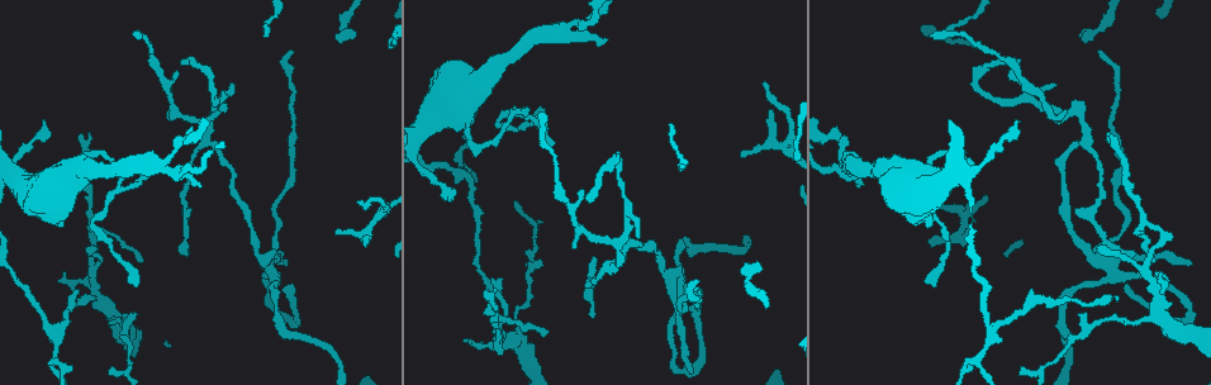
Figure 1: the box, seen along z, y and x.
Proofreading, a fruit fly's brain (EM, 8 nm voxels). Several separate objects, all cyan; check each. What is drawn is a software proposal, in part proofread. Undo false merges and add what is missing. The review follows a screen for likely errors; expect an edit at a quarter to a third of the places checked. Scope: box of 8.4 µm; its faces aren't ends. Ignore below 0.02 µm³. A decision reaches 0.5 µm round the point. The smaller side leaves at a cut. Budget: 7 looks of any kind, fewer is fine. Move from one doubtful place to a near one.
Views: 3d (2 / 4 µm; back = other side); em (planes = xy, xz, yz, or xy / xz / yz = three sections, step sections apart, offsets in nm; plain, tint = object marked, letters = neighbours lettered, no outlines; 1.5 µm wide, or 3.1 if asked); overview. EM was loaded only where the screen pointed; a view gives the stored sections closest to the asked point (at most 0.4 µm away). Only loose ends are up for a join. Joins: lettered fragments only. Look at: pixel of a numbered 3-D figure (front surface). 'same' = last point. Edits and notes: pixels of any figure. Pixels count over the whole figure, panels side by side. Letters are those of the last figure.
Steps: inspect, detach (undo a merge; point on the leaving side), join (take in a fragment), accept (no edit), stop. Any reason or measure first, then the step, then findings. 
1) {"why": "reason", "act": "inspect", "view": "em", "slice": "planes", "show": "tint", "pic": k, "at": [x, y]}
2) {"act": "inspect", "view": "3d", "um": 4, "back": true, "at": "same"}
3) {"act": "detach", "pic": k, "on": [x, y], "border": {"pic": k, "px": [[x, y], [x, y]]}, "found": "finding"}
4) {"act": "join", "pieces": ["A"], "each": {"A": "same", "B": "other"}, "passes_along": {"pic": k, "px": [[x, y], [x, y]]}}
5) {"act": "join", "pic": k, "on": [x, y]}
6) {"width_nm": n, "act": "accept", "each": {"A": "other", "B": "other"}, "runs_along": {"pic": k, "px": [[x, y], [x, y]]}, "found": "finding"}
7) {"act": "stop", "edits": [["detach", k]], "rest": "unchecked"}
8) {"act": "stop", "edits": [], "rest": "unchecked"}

{"why": "thin end", "act": "inspect", "view": "em", "slice": "planes", "show": "plain", "pic": 1, "at": [136, 313]}

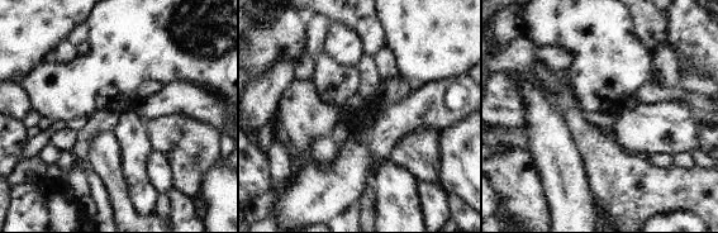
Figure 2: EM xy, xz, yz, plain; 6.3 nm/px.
{"why": "with the object marked", "act": "inspect", "view": "em", "slice": "planes", "show": "tint", "at": "same"}

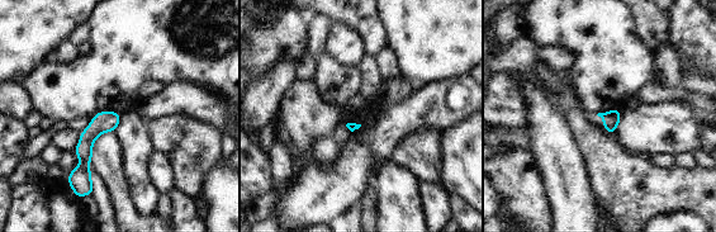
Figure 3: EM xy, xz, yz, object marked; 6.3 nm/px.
{"act": "inspect", "view": "em", "slice": "planes", "show": "letters", "at": "same"}

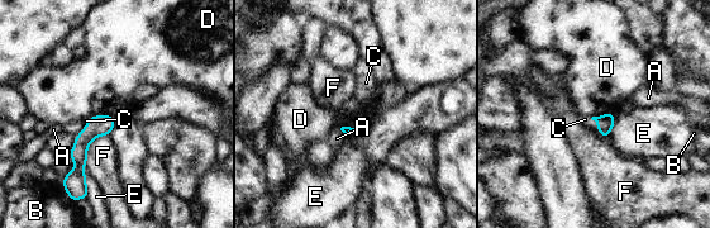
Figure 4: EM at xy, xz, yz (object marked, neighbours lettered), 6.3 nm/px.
{"act": "join", "pieces": ["C"], "each": {"A": "other", "B": "other", "C": "same", "D": "other", "E": "other", "F": "other"}, "passes_along": {"pic": 4, "px": [[605, 123], [597, 124], [585, 119]]}, "found": "it goes on there"}

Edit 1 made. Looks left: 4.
{"why": "a fork", "act": "inspect", "view": "em", "slice": "xz", "step": 4, "show": "tint", "pic": 1, "at": [563, 33]}

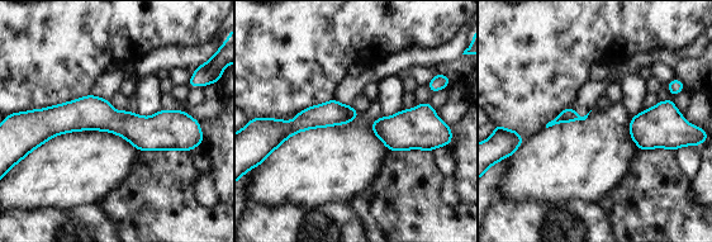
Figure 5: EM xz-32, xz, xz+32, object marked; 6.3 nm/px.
{"why": "cut it another way", "act": "inspect", "view": "em", "slice": "planes", "show": "tint", "at": "same"}

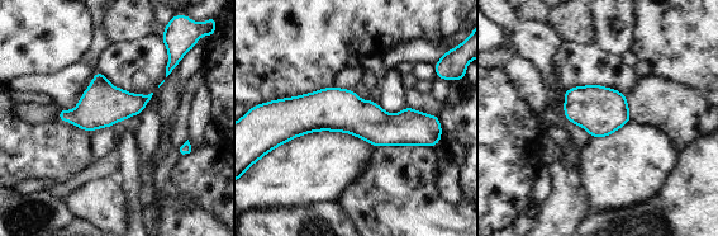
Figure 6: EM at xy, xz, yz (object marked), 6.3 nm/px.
{"act": "inspect", "view": "em", "slice": "planes", "show": "letters", "at": "same"}

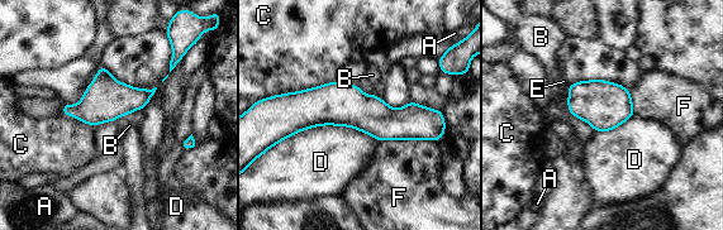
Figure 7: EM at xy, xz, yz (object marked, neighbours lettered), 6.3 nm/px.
{"width_nm": 280, "act": "accept", "each": {"A": "other", "B": "other", "C": "other", "D": "other", "E": "other", "F": "other"}, "runs_along": {"pic": 7, "px": [[286, 102], [433, 120]]}, "found": "one neuron here"}

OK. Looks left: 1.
{"act": "stop", "edits": [["join", 4]], "rest": "unchecked"}

